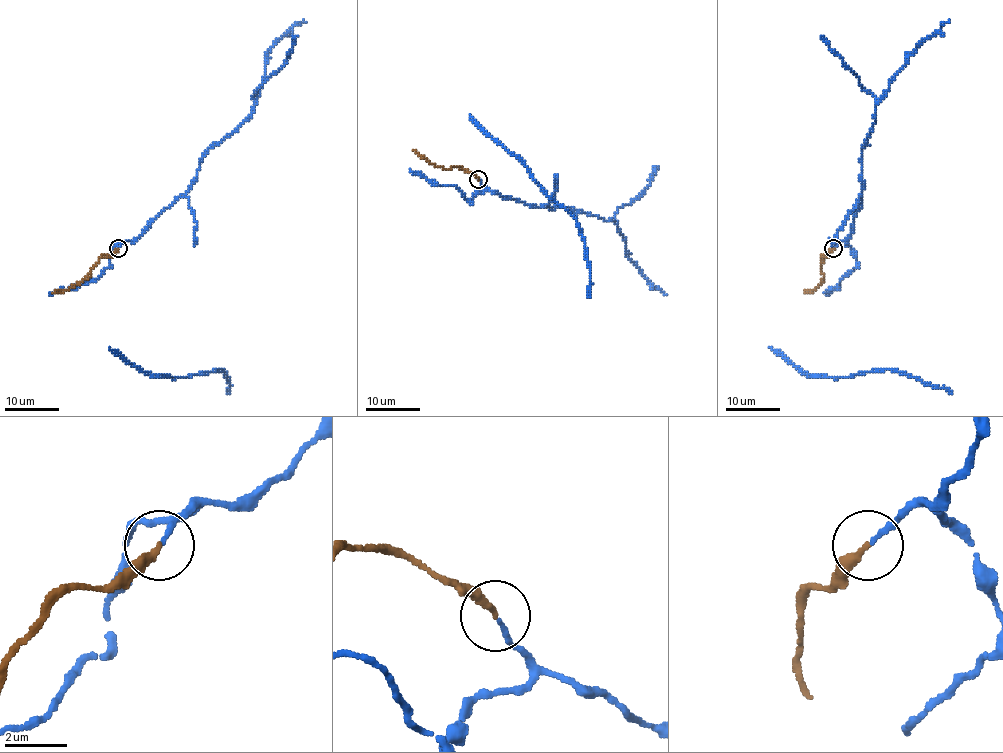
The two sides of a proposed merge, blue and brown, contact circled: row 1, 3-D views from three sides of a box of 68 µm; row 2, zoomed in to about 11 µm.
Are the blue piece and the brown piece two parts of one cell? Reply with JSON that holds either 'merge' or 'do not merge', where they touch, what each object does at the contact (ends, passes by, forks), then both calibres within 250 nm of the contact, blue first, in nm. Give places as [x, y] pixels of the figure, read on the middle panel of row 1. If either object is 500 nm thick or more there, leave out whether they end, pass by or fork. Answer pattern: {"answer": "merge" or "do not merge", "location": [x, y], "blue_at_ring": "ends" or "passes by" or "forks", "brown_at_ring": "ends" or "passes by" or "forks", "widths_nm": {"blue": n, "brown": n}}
{"answer": "merge", "location": [478, 179], "blue_at_ring": "ends", "brown_at_ring": "ends", "widths_nm": {"blue": 150, "brown": 240}}

